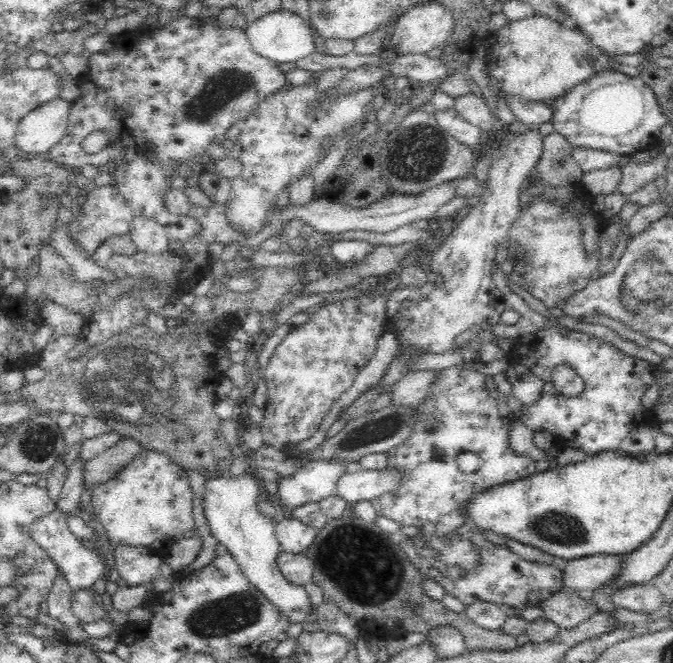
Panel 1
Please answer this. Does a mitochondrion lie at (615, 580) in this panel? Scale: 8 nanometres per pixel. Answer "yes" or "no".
no

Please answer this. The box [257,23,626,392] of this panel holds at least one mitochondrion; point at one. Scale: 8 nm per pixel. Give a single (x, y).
(419, 155)

